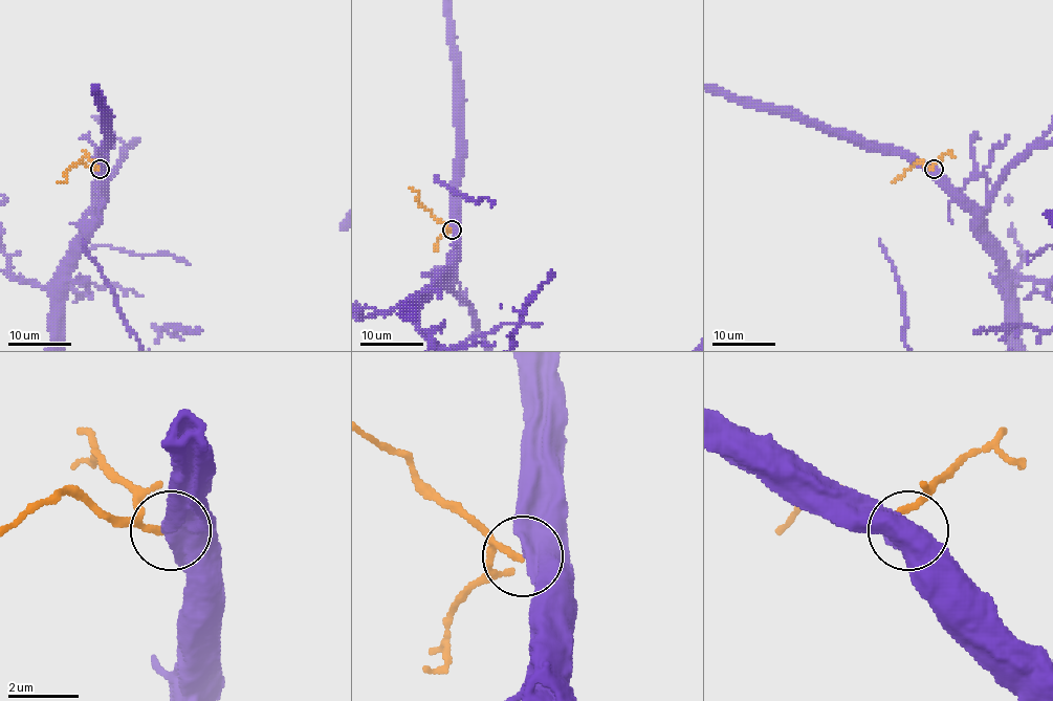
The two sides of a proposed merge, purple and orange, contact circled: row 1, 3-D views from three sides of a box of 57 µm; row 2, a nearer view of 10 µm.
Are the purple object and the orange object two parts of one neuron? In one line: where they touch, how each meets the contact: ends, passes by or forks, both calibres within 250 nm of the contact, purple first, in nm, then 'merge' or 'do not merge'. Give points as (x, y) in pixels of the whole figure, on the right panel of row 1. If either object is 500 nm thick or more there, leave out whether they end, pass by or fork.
(934, 169) | 750/120 nm | merge

